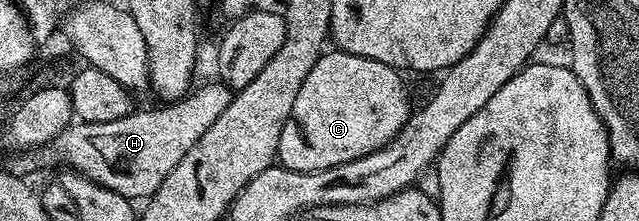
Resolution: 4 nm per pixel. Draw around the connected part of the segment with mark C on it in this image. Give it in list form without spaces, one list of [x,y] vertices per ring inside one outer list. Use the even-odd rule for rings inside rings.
[[[337,48],[331,51],[331,54],[330,51],[323,53],[312,72],[308,72],[308,80],[300,84],[296,104],[292,104],[292,116],[288,124],[284,124],[284,132],[280,132],[277,161],[289,170],[316,172],[360,160],[360,156],[368,156],[374,150],[388,145],[411,116],[410,98],[406,95],[406,86],[402,83],[401,76],[398,75],[401,73],[395,67]]]

